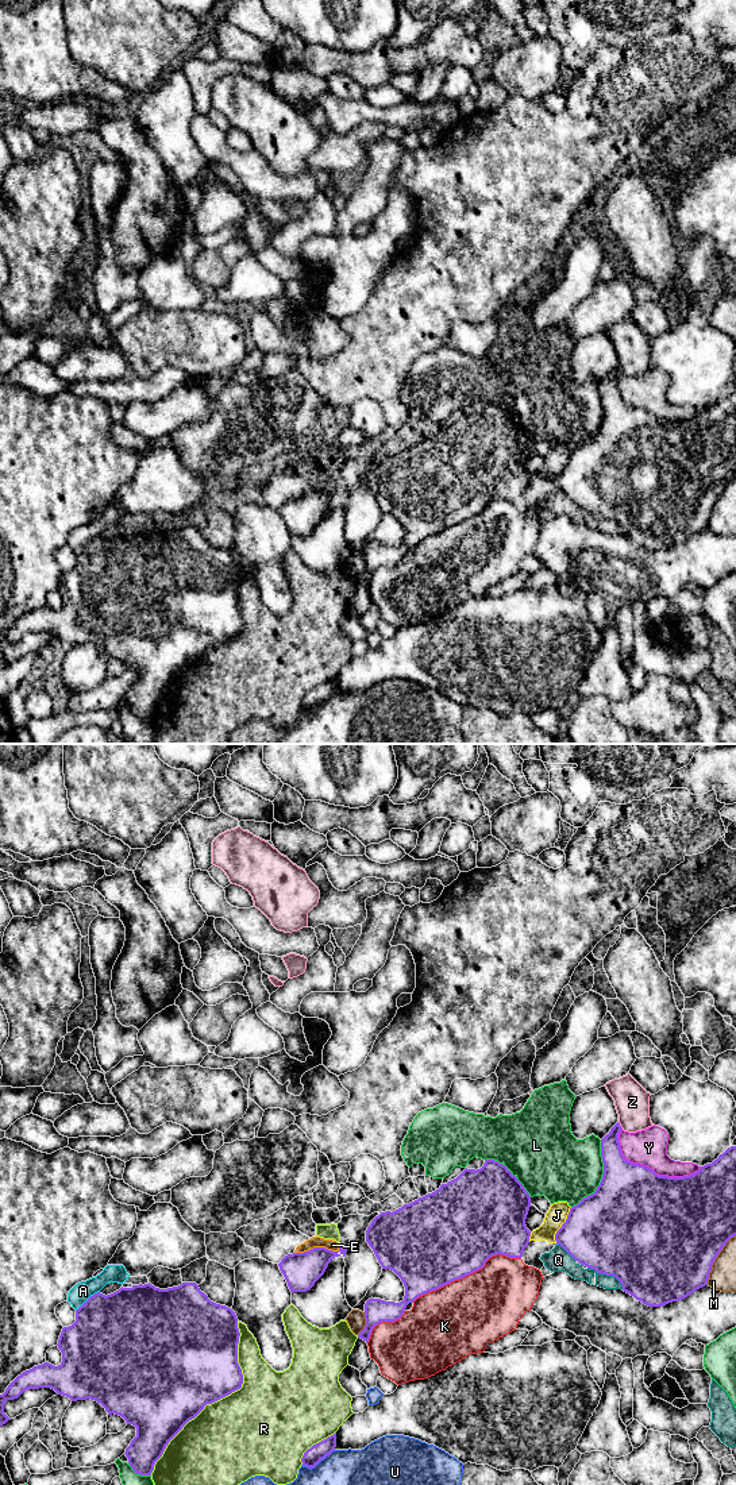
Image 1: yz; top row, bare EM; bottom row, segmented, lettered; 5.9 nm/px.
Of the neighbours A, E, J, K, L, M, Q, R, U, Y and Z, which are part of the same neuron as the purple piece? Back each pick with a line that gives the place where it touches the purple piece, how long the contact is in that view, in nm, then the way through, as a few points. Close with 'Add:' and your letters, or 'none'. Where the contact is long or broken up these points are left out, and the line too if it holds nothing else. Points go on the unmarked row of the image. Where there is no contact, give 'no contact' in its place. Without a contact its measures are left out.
A: yz (88, 543) | 180 nm
Add: A

